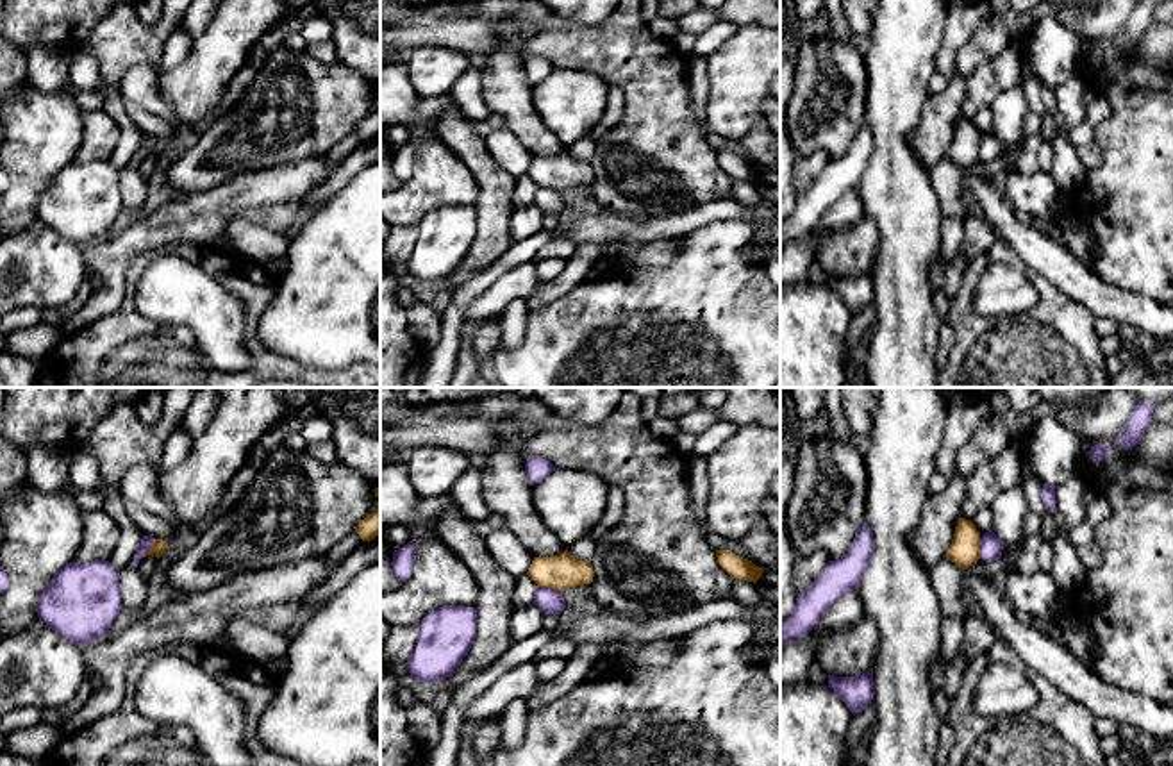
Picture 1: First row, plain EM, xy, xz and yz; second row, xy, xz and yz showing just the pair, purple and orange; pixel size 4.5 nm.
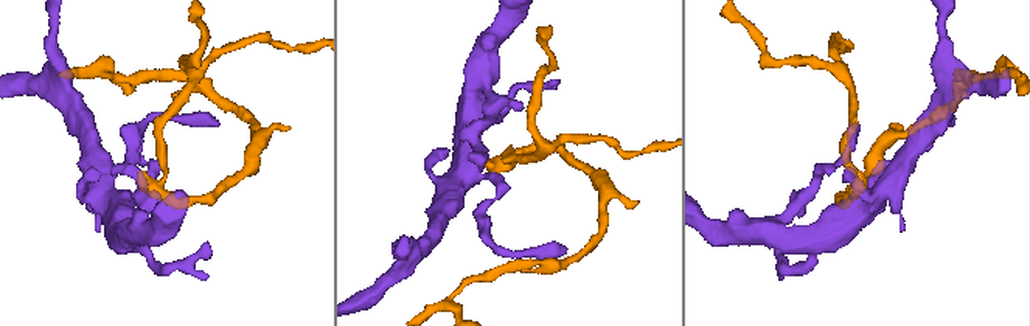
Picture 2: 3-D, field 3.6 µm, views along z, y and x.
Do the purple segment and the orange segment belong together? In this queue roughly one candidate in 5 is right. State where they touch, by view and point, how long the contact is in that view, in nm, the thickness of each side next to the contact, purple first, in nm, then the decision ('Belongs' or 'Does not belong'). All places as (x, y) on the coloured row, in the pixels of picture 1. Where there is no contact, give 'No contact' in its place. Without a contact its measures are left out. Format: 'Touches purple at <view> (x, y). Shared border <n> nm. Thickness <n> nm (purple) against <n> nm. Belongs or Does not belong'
Touches purple at xz (550, 588). Shared border 110 nm. Thickness 110 nm (purple) against 160 nm. Does not belong

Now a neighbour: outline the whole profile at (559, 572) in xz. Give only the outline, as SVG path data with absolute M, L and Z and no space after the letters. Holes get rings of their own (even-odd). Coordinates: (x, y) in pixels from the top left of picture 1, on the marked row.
M566 548L553 557L534 557L527 575L537 587L564 591L568 587L591 584L595 571L591 561L578 561Z

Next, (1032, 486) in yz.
M1021 471L1021 487L1028 504L1028 509L1044 516L1050 509L1044 505L1041 498L1043 482L1034 475Z

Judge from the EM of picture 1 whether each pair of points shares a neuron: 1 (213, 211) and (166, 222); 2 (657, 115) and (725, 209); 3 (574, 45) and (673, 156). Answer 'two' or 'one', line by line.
1: one
2: two
3: one

